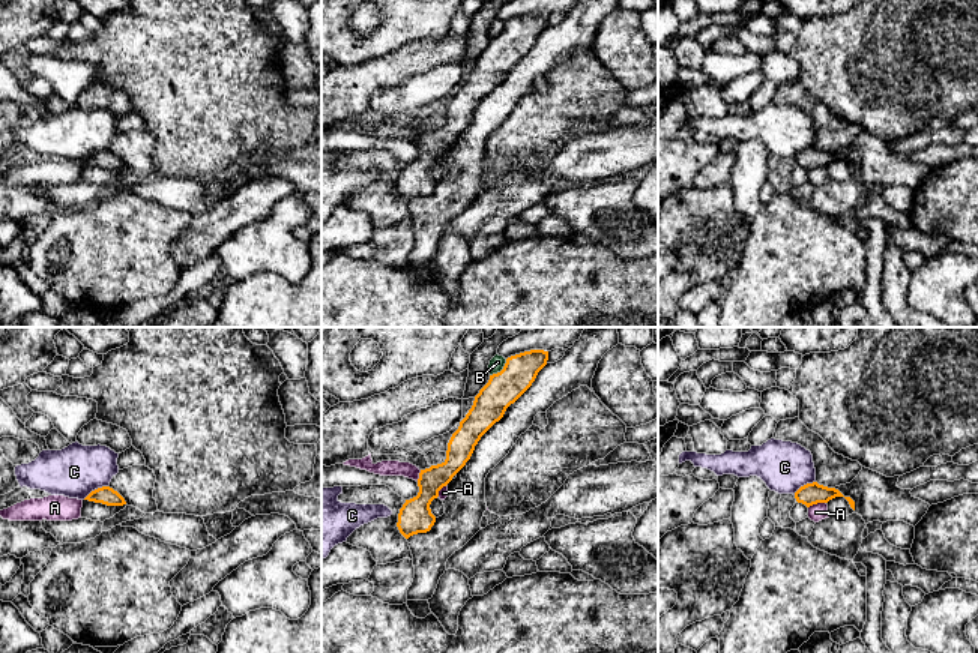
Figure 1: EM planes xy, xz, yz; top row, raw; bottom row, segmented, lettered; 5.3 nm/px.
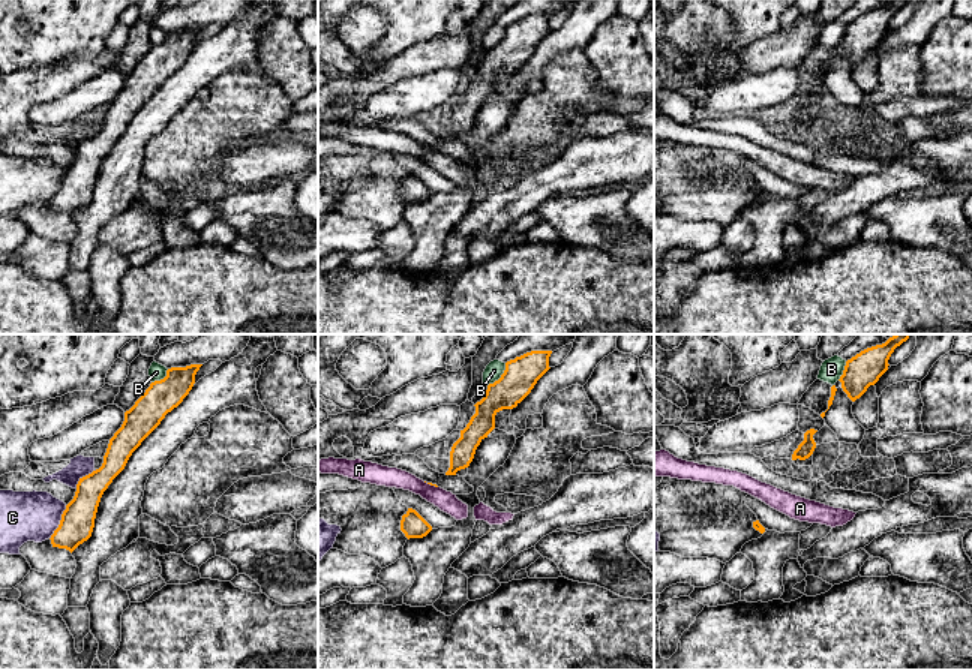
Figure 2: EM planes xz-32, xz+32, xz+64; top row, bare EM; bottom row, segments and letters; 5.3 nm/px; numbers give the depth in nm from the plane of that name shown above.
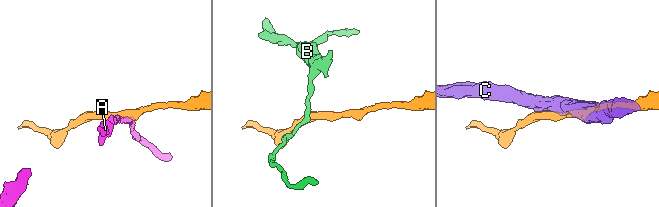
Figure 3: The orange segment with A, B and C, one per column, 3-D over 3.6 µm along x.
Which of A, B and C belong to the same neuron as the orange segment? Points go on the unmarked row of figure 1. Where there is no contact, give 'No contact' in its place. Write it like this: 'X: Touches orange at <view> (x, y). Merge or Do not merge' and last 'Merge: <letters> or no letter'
A: Touches orange at yz (816, 167). Do not merge
B: Touches orange at xz (502, 33). Do not merge
C: Touches orange at xy (95, 153). Do not merge
Merge: no letter

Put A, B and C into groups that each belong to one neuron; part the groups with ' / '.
A / B / C

